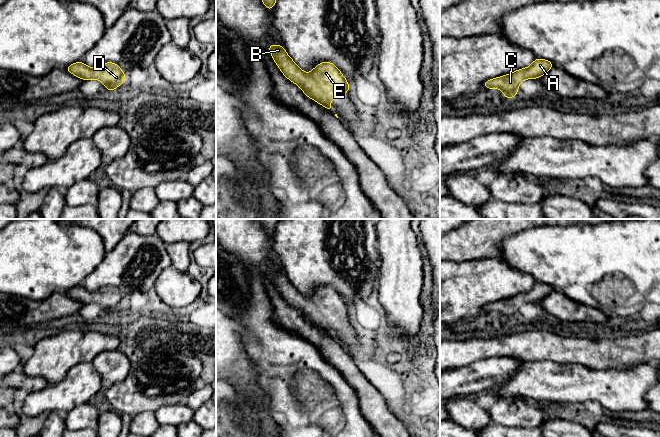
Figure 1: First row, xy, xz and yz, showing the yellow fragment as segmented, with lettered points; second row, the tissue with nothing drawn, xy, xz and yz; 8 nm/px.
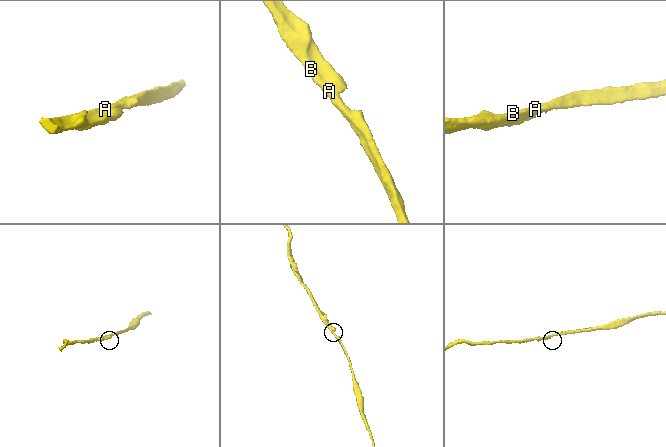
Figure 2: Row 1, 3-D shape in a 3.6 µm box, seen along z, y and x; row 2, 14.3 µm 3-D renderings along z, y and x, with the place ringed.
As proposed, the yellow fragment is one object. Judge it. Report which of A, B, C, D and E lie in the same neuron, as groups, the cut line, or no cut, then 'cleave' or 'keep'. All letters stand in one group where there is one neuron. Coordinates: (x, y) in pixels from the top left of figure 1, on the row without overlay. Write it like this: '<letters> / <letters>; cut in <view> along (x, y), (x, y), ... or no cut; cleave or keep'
A B C D E; no cut; keep

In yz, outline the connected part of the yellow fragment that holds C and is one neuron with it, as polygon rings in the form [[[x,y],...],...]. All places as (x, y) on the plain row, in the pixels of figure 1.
[[[536,282],[535,285],[524,293],[519,293],[508,299],[490,303],[483,309],[490,314],[491,312],[499,312],[505,319],[506,323],[517,320],[519,308],[524,303],[536,303],[544,299],[553,291],[553,287],[545,283]]]

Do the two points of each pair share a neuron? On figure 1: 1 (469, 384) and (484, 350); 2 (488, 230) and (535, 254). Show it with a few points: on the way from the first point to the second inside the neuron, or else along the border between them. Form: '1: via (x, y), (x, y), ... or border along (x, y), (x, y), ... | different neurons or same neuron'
1: border along (502, 356), (478, 359), (457, 369) | different neurons
2: border along (526, 229), (508, 235), (498, 256) | different neurons

